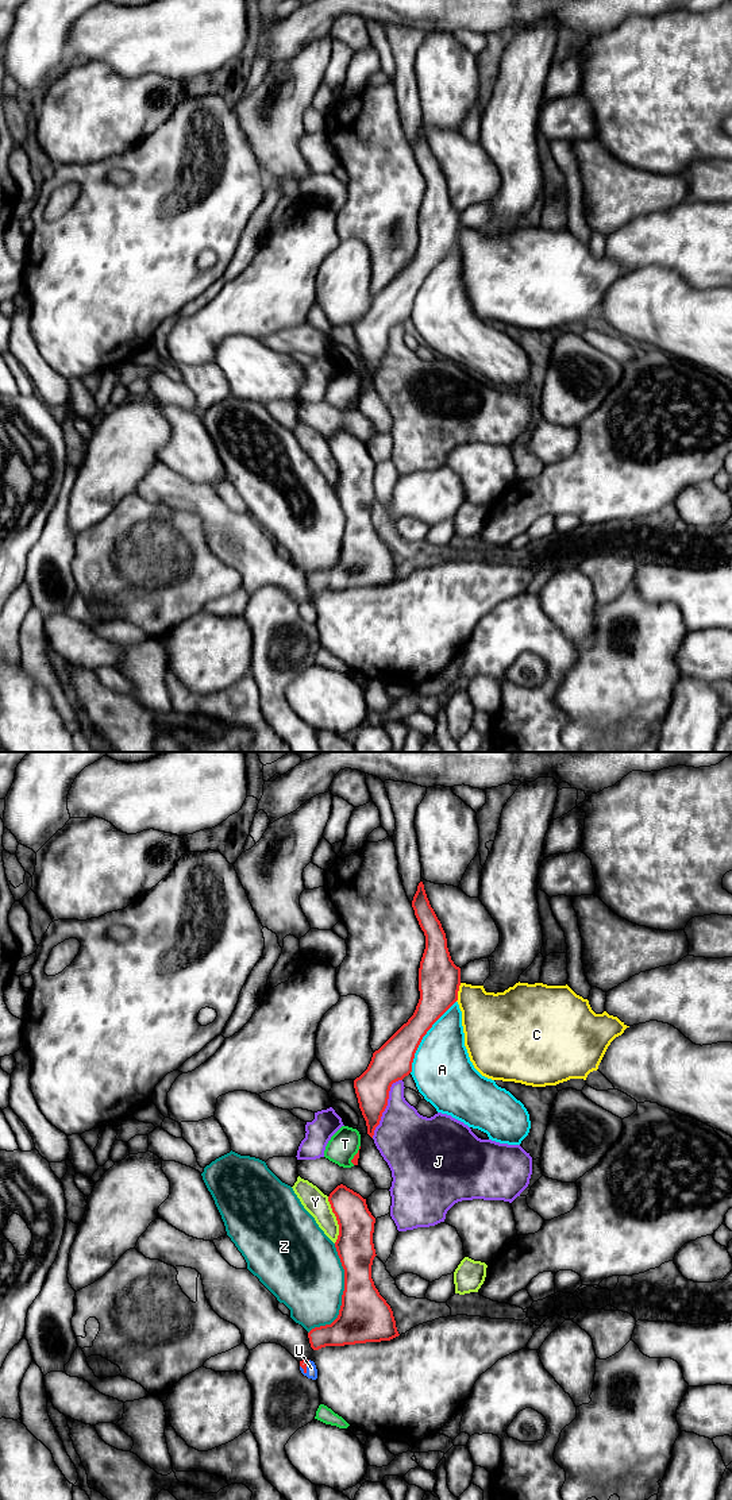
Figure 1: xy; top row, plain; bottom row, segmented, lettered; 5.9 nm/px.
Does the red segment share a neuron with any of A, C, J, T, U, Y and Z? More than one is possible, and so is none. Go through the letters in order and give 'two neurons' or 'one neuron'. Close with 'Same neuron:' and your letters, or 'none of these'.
A: two neurons
C: two neurons
J: two neurons
T: two neurons
U: one neuron
Y: two neurons
Z: two neurons
Same neuron: U

